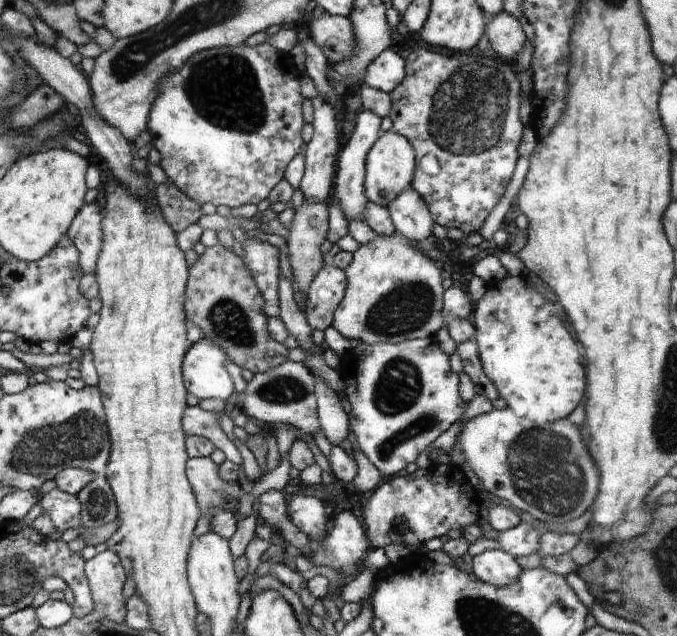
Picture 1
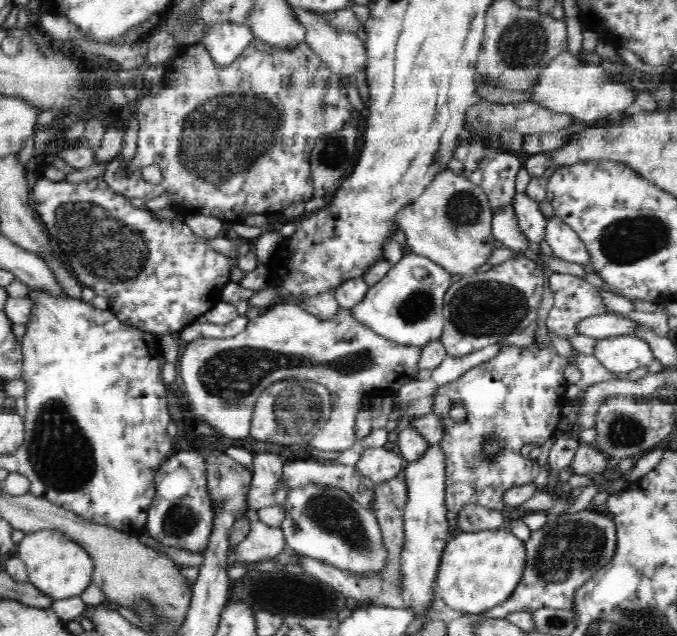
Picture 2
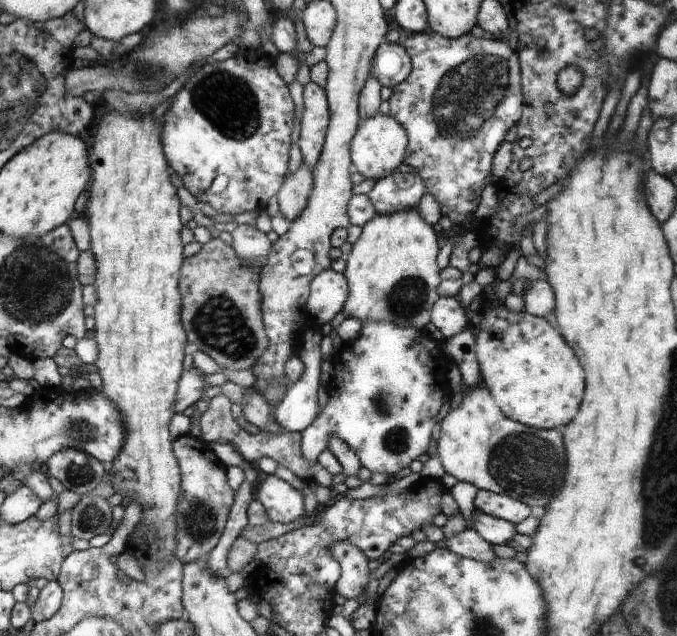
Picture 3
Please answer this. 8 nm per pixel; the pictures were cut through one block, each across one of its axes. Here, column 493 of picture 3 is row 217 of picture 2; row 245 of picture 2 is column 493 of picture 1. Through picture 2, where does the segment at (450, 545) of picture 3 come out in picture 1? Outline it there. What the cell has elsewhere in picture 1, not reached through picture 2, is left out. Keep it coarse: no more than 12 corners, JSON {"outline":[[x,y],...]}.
{"outline":[[502,549],[472,558],[482,582],[501,587],[518,582],[522,566]]}

